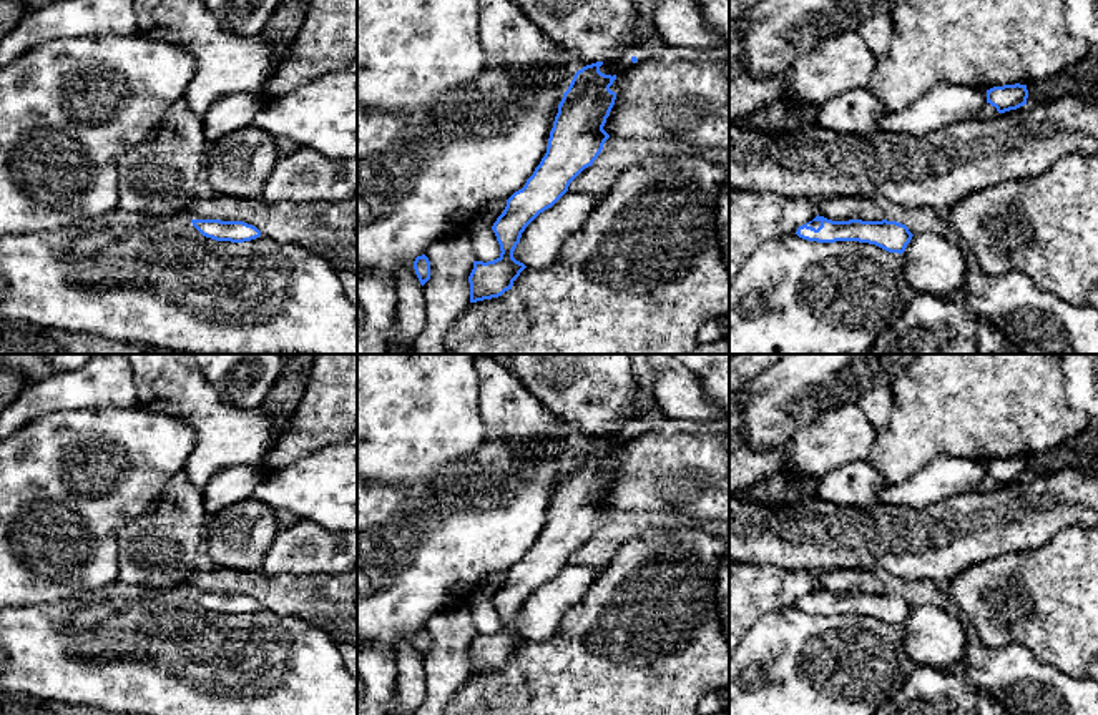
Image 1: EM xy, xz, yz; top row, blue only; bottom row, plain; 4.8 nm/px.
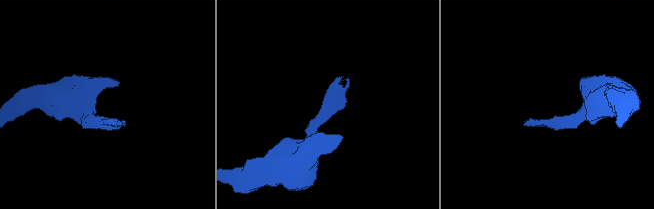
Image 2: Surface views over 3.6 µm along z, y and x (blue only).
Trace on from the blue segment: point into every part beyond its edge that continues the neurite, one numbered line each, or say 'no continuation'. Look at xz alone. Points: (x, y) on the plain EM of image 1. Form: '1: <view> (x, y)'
1: xz (617, 439)

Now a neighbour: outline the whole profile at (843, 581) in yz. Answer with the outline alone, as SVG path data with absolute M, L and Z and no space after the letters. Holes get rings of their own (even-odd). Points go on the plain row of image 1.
M837 569L829 572L814 574L819 589L832 594L882 594L885 587L879 577L879 572L860 569Z

